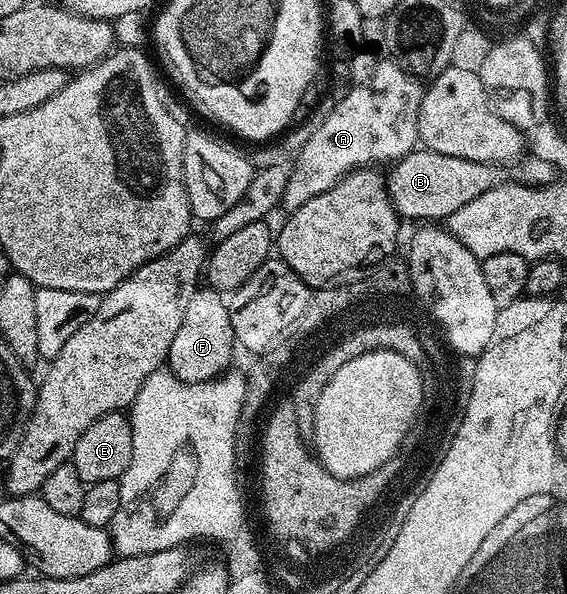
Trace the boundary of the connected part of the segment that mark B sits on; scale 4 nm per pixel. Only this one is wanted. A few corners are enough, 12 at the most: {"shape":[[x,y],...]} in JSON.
{"shape":[[423,147],[395,162],[405,222],[439,222],[498,184],[491,165]]}

